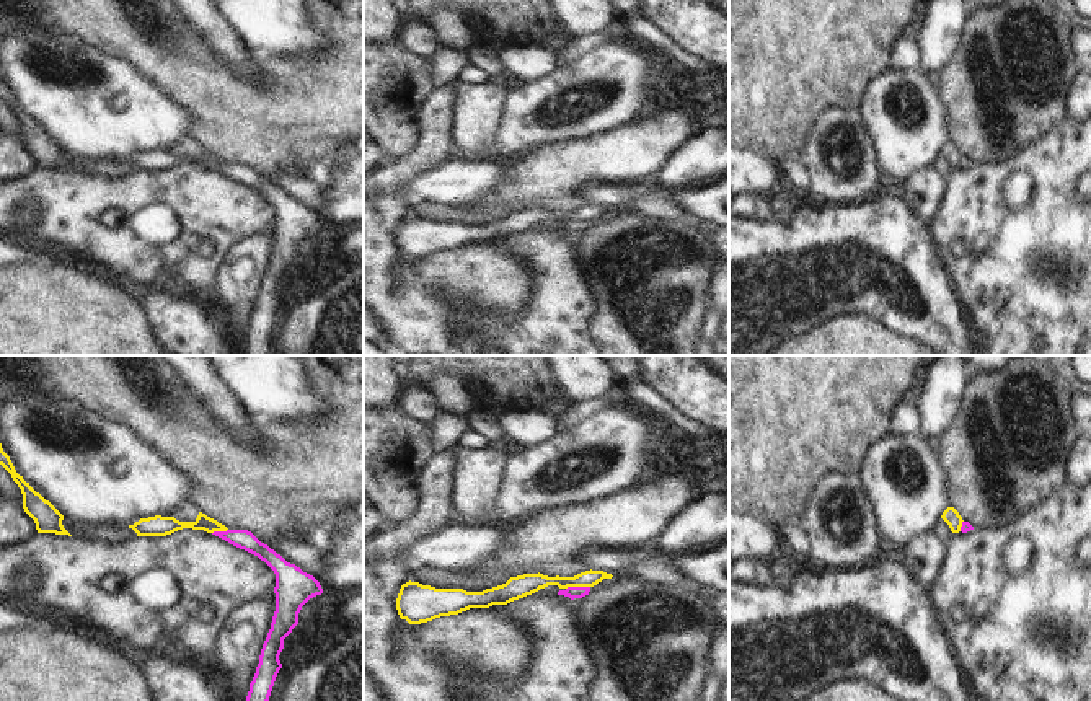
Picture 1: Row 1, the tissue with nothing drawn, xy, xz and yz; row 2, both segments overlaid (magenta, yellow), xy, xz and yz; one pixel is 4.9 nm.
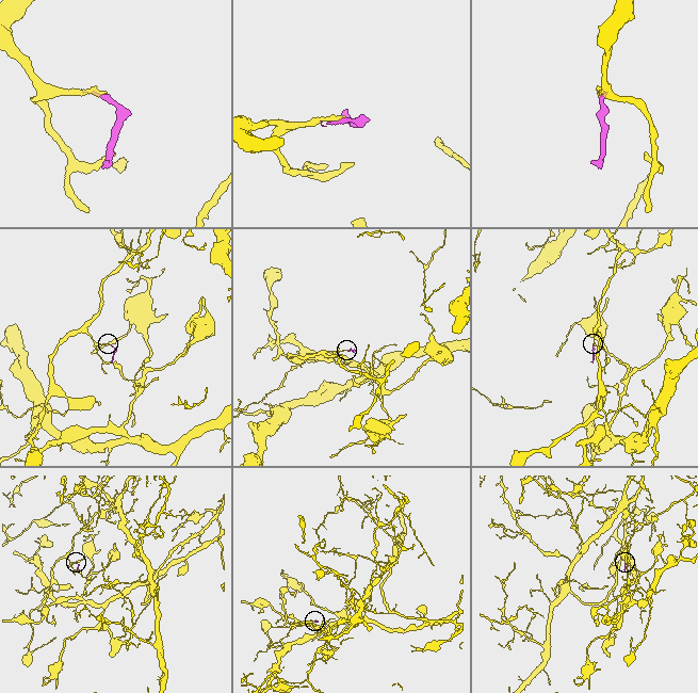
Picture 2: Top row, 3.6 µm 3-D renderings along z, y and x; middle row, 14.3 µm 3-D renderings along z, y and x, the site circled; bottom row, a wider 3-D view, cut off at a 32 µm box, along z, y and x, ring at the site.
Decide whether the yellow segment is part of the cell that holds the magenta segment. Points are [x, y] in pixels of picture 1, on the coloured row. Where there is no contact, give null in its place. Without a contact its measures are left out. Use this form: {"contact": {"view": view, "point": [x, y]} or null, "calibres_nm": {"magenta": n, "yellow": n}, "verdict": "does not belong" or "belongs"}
{"contact": {"view": "xz", "point": [578, 587]}, "calibres_nm": {"magenta": 60, "yellow": 110}, "verdict": "does not belong"}

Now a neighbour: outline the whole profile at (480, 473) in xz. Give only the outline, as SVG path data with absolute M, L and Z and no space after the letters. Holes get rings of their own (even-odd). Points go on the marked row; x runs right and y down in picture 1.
M457 445L455 456L455 509L458 518L470 523L507 527L520 518L491 518L499 502L512 455L509 445L465 448Z

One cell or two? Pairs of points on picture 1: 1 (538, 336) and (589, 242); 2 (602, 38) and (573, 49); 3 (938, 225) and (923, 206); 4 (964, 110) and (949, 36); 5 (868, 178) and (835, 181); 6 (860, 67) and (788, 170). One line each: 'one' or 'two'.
1: two
2: one
3: two
4: two
5: one
6: two

